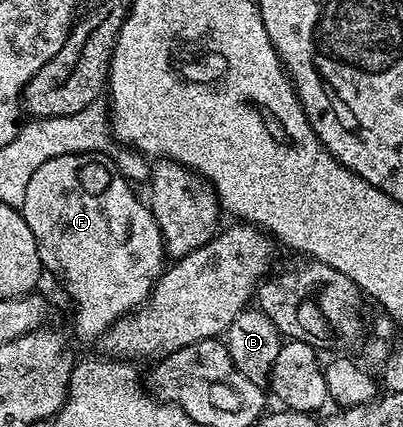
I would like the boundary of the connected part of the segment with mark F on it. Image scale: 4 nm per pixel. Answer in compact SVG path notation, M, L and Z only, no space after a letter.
M102 152L79 155L67 154L63 157L57 157L51 162L44 162L43 165L39 165L39 169L35 169L35 173L31 173L31 181L27 181L27 197L23 197L23 205L19 209L20 213L27 221L27 226L31 228L31 233L35 237L35 245L39 249L39 261L42 268L48 274L49 272L54 273L63 283L68 295L76 302L73 327L76 335L83 341L93 340L94 342L98 340L114 321L120 319L125 314L129 314L134 307L141 306L153 290L158 276L165 267L167 256L164 251L162 233L154 219L153 211L150 210L144 200L139 201L132 190L134 191L134 188L128 183L128 180L125 180L118 173L112 158Z

